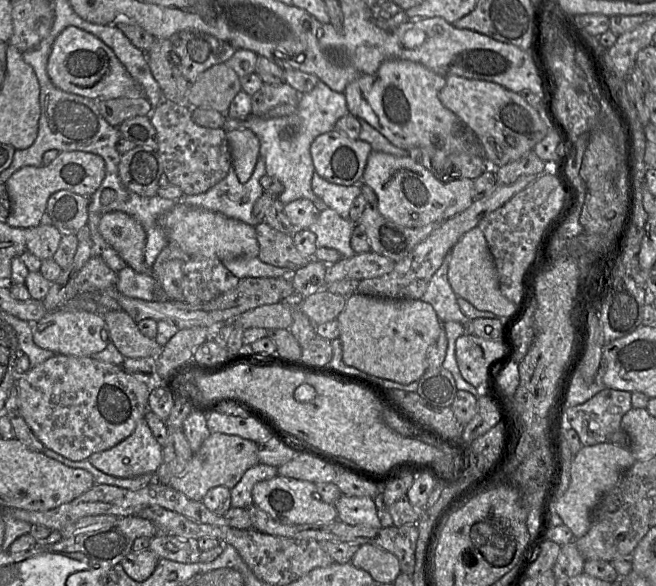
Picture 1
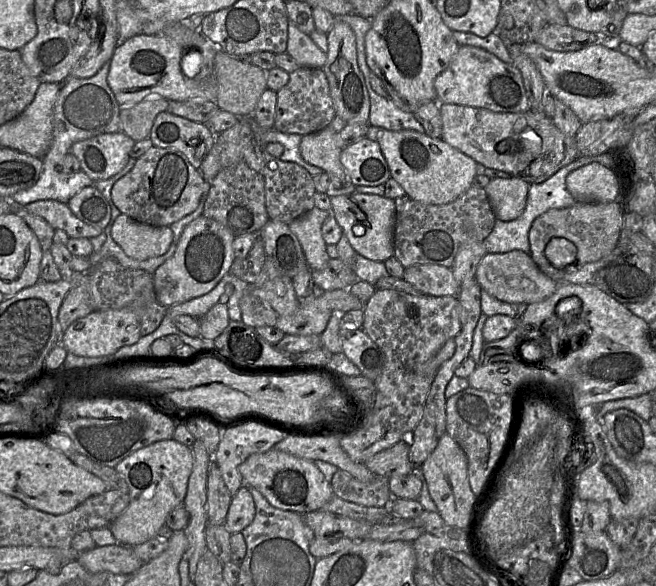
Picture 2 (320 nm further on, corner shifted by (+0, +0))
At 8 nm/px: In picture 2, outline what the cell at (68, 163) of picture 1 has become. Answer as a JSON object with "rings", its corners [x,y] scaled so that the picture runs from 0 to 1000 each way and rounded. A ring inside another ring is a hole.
{"rings":[[[181,224],[114,242],[107,259],[119,271],[123,292],[149,311],[174,300],[192,283],[204,246],[201,235]]]}

